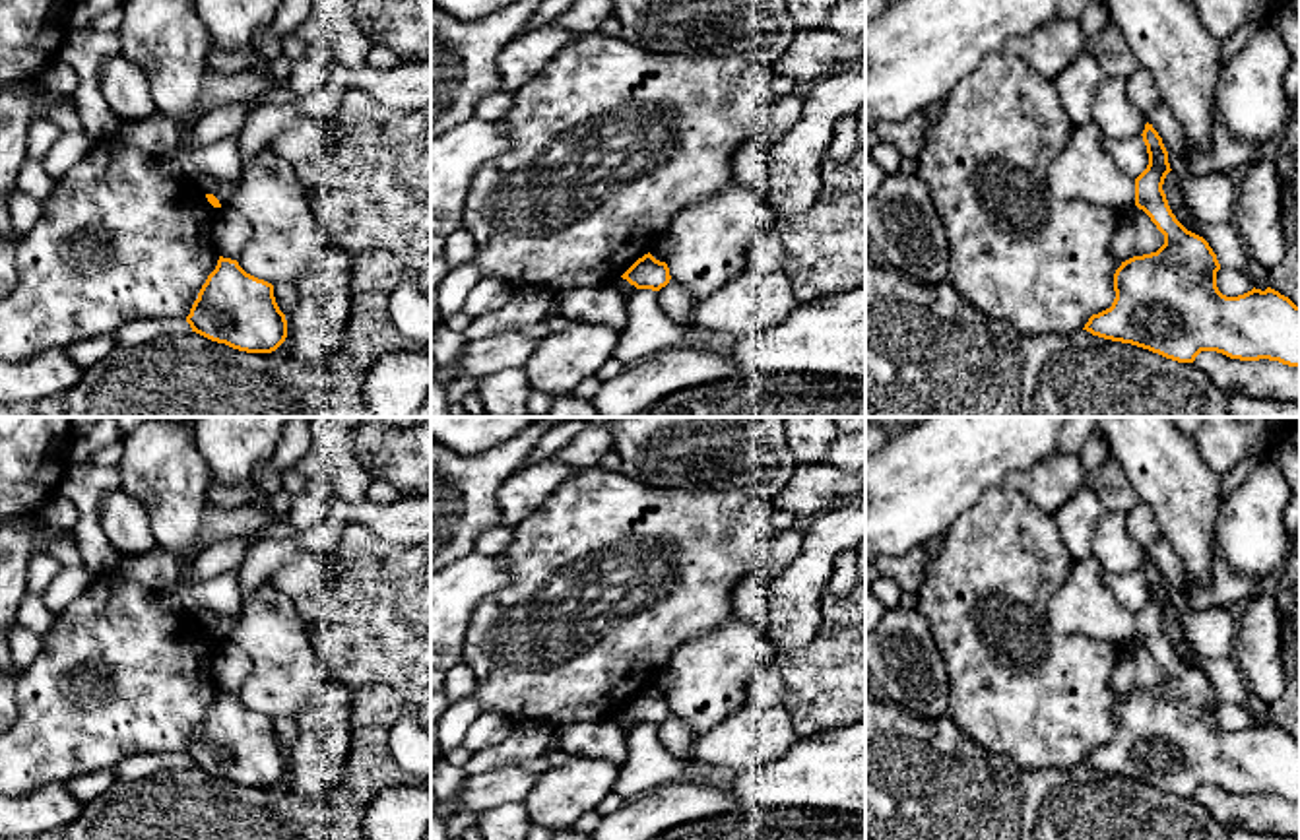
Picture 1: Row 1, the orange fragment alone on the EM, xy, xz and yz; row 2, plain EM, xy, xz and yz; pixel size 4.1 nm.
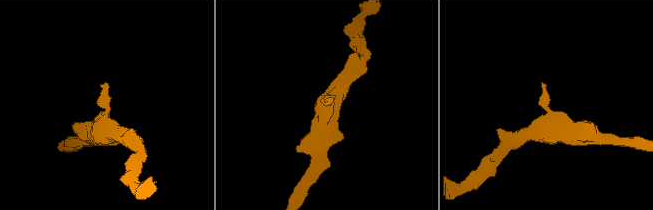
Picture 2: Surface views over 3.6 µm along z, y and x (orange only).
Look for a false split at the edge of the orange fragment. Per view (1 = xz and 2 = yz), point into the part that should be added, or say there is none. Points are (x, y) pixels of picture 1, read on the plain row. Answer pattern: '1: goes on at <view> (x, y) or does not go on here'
1: does not go on here
2: does not go on here

